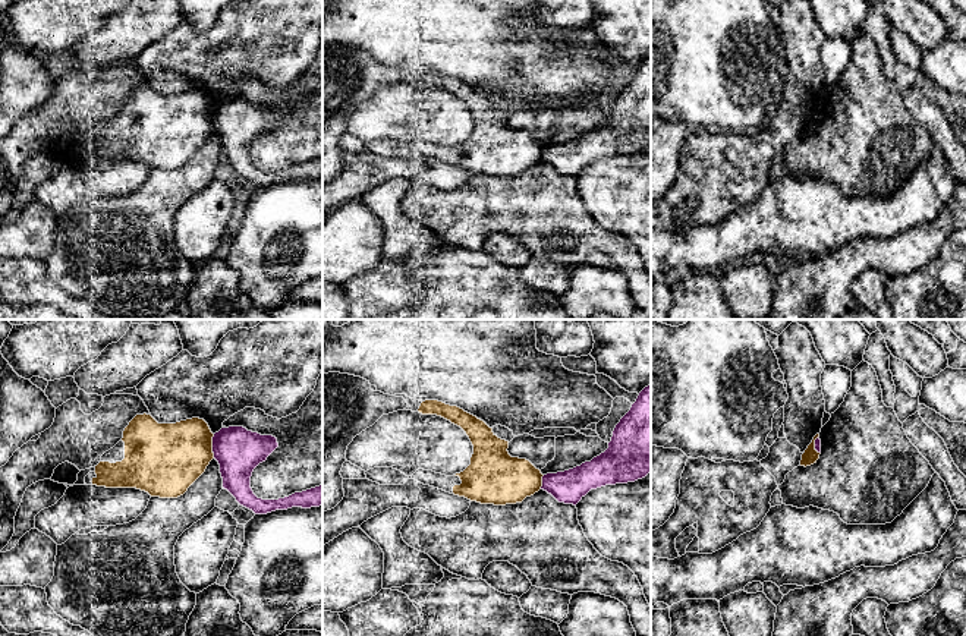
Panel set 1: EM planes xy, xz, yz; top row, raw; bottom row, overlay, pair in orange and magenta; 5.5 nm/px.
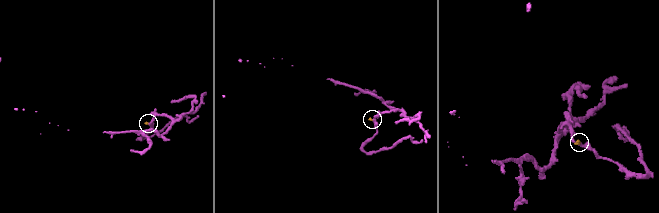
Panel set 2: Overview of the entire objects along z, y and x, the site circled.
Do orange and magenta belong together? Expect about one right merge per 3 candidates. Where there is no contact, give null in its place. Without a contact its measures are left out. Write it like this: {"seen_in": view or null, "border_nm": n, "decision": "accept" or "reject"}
{"seen_in": "xy", "border_nm": 140, "decision": "reject"}

